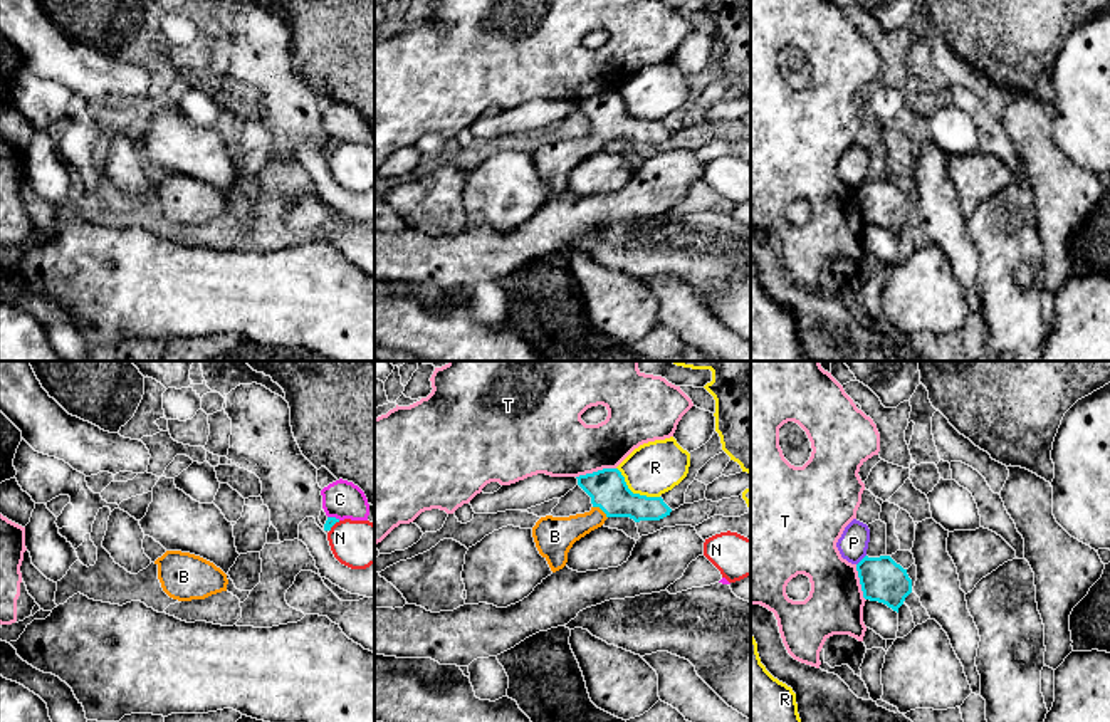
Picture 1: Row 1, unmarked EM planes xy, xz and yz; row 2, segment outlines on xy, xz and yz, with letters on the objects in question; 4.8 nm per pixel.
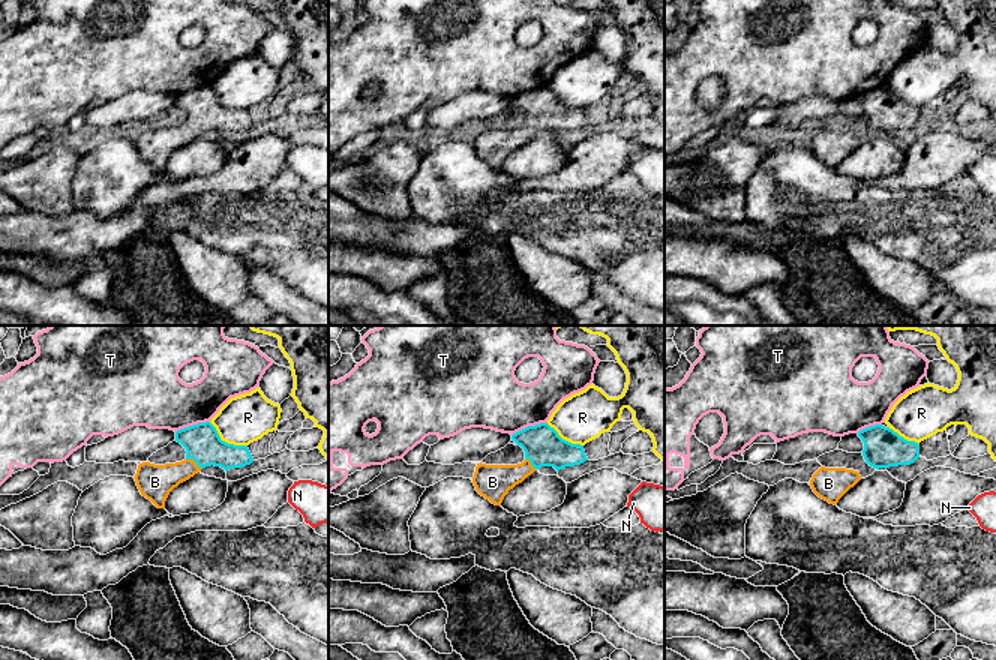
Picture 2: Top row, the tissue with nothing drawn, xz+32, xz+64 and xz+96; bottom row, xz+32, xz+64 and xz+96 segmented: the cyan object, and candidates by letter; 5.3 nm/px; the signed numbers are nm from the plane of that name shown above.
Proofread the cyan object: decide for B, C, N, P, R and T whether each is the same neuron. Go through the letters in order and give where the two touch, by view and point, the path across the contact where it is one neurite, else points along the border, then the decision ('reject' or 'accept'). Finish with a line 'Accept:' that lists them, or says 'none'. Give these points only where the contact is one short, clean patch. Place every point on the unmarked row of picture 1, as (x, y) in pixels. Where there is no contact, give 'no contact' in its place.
B: meets cyan in xz at (602, 133); runs through xz (608, 115), (608, 125), (602, 133), (590, 145), (556, 158); accept
C: meets cyan in xy at (335, 141); border along xy (328, 140), (340, 143); reject
N: meets cyan in xy at (333, 148); border along xy (340, 145), (329, 155); reject
P: meets cyan in yz at (862, 183); reject
R: meets cyan in xz at (632, 116); reject
T: meets cyan in xz at (595, 96); reject
Accept: B

